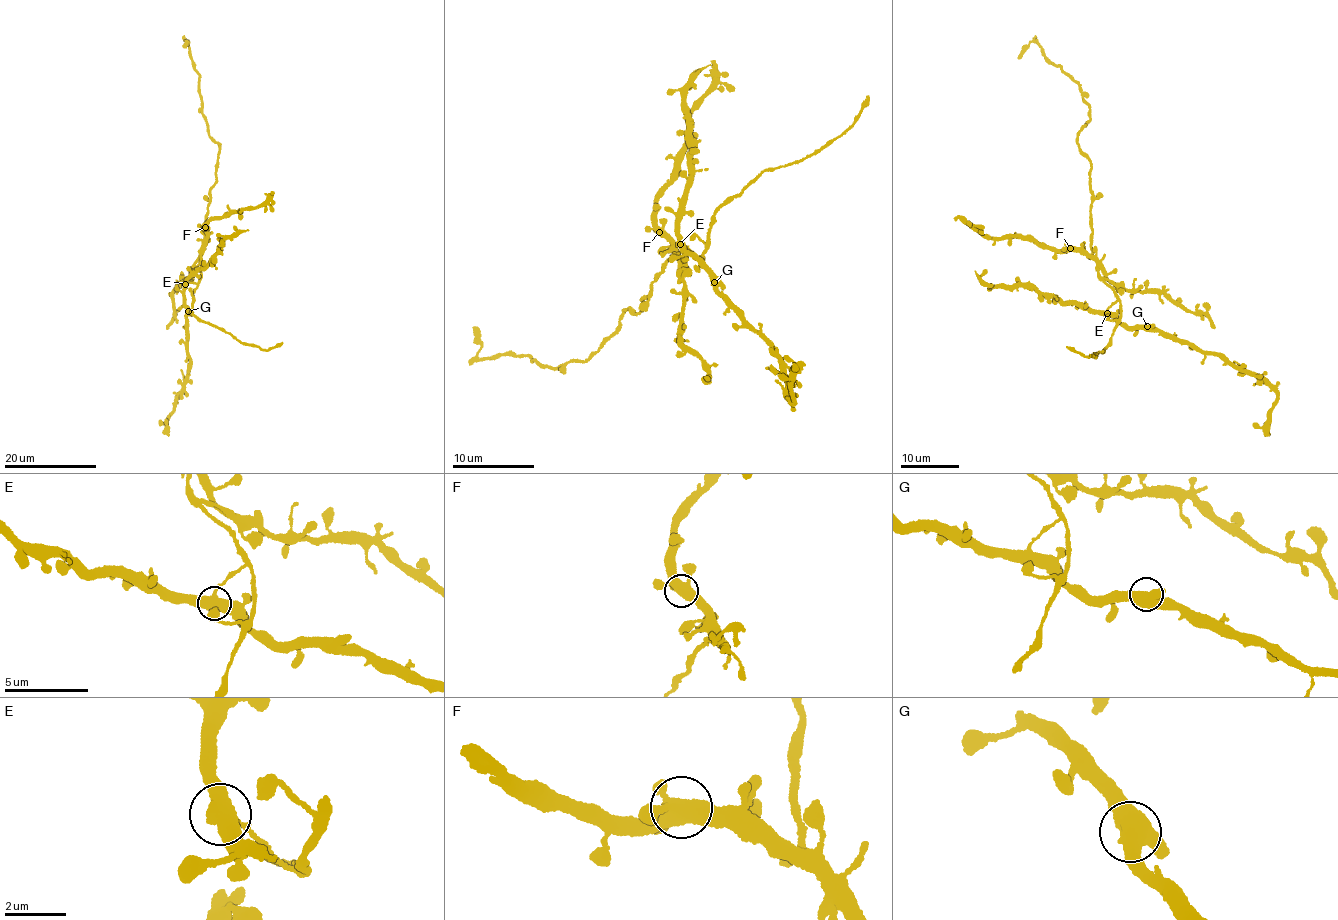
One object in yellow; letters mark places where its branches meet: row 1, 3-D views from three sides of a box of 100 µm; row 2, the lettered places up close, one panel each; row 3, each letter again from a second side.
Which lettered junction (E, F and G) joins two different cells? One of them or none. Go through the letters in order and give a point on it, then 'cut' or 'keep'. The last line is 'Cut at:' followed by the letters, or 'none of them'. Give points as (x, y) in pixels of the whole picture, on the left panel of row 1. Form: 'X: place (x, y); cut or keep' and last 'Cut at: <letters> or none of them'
E: place (185, 284); keep
F: place (205, 227); keep
G: place (188, 311); keep
Cut at: none of them

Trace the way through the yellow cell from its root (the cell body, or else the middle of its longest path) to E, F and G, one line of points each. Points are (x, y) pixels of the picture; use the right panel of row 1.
E: (1093, 255), (1097, 277), (1110, 286), (1117, 299), (1107, 313)
F: (1093, 255), (1070, 248)
G: (1093, 255), (1097, 277), (1110, 286), (1117, 299), (1108, 310), (1130, 327), (1147, 326)

